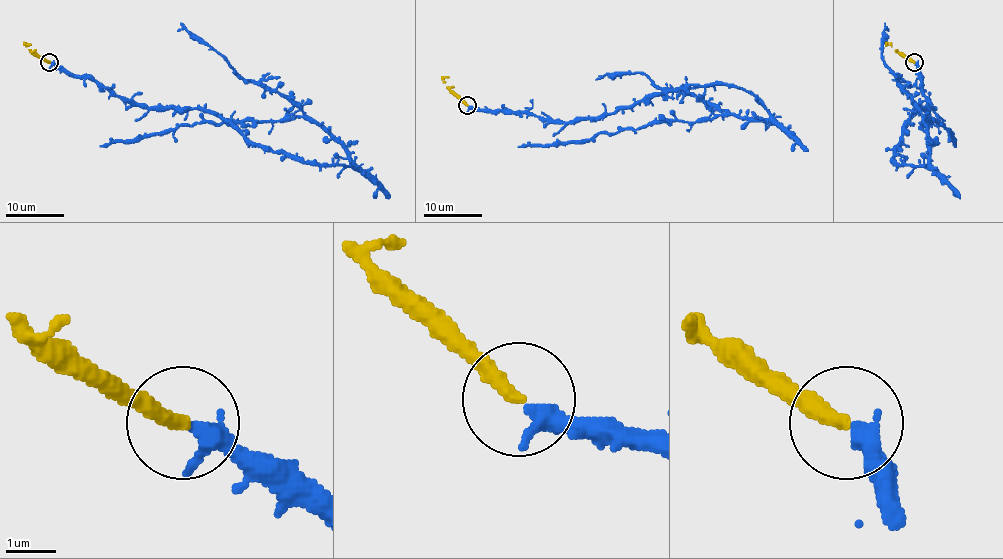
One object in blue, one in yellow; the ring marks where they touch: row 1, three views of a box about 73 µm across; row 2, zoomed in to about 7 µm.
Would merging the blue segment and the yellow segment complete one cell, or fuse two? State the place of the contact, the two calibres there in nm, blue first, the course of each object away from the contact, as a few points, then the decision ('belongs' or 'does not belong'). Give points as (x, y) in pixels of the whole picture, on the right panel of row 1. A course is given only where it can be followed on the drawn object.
place (914, 62); calibres 280 and 320 nm; course blue (914, 61), (931, 107), (908, 120), (894, 161), (928, 163), (925, 117), (942, 124), (955, 146); course yellow (914, 61), (903, 57), (891, 47), (891, 42), (885, 45); belongs

